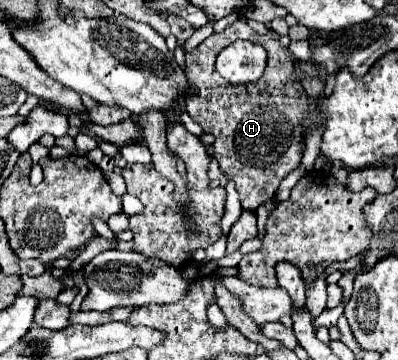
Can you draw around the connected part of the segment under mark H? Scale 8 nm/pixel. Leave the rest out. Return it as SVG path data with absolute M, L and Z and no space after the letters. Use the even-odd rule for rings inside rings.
M237 21L237 23L229 25L223 33L213 33L209 39L205 39L195 51L185 55L185 61L187 61L187 91L189 91L187 93L187 113L191 115L191 119L195 123L199 123L203 127L205 133L211 133L215 137L213 151L215 151L215 159L217 159L221 171L227 177L235 179L243 209L255 211L259 205L263 205L265 201L275 197L275 191L279 189L285 175L299 167L303 149L305 149L305 143L303 143L303 119L305 117L303 115L307 115L307 111L309 111L307 109L309 99L307 99L307 93L301 87L301 83L291 79L293 77L291 53L279 43L279 35L275 31L269 31L267 35L259 35L247 23ZM239 39L249 39L251 43L265 47L267 67L265 67L263 77L269 77L269 81L249 83L249 85L233 85L233 83L227 83L215 71L215 59L217 59L219 51Z

